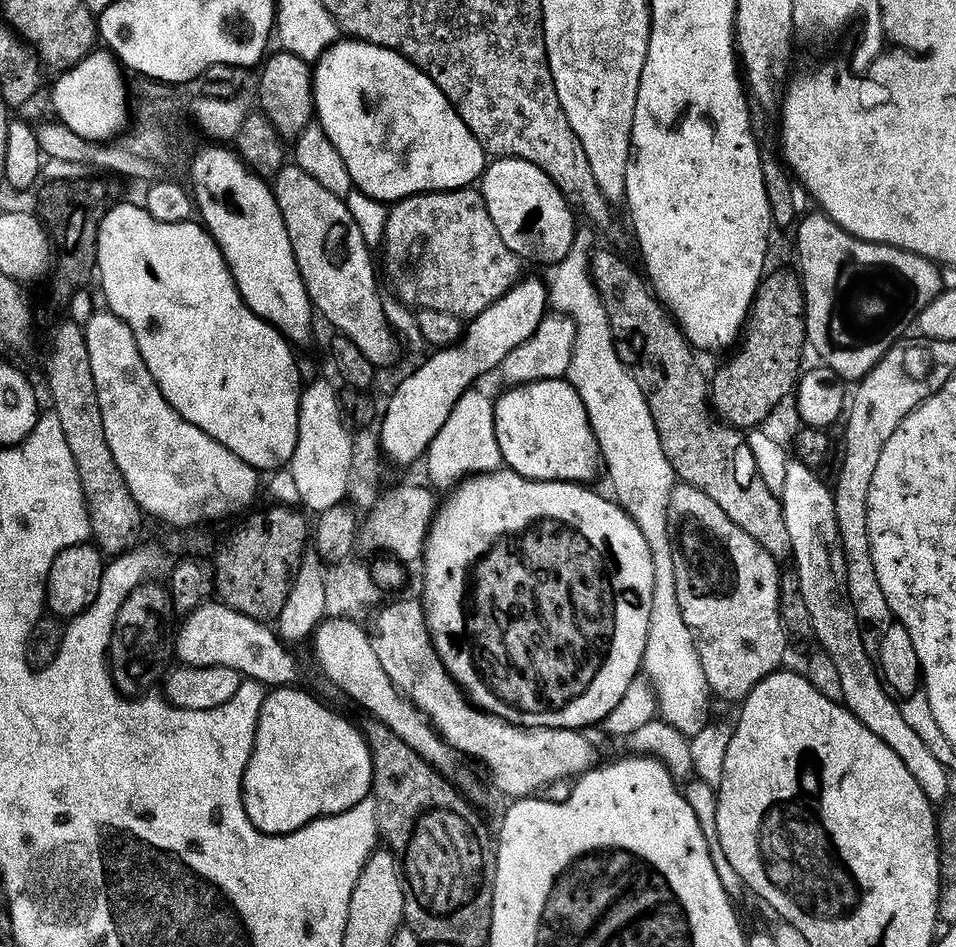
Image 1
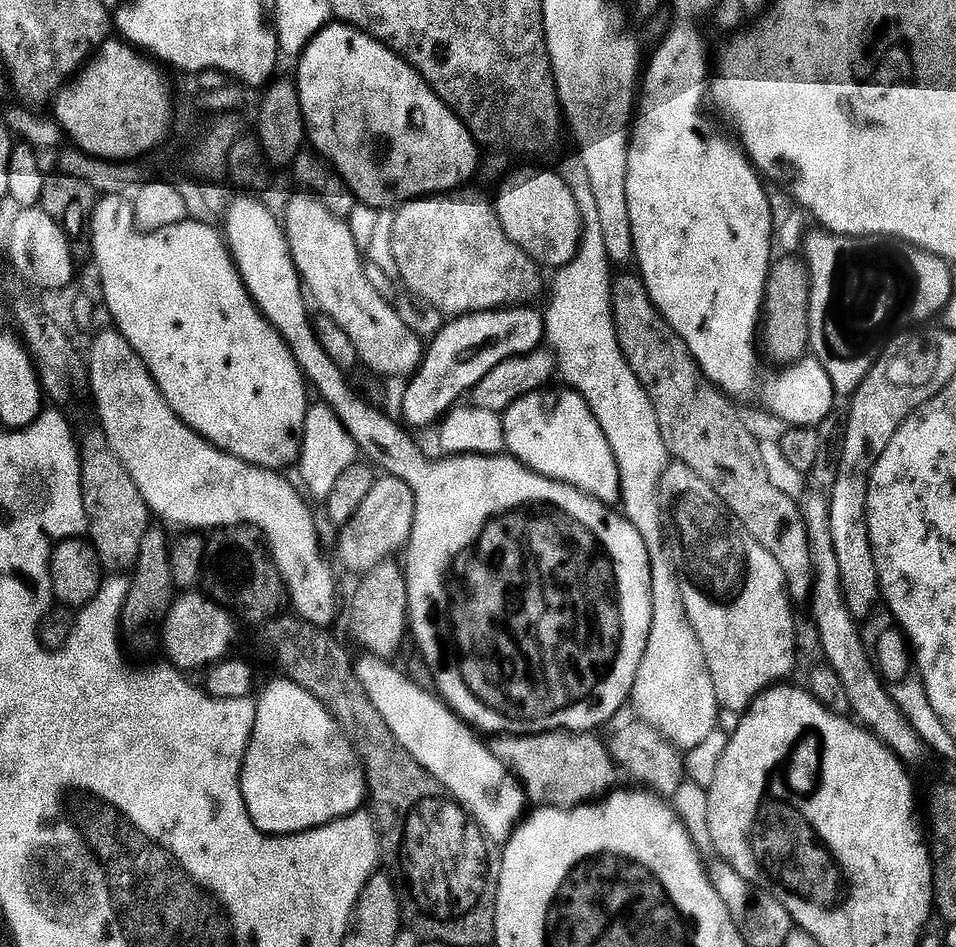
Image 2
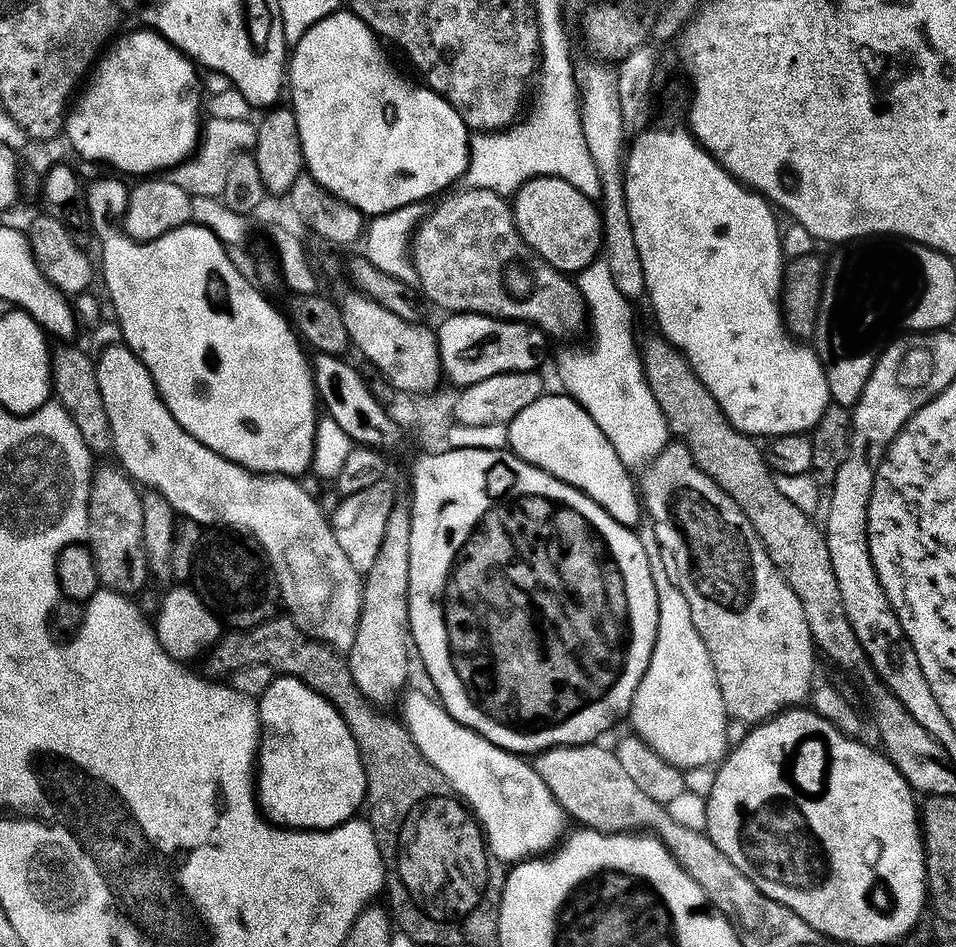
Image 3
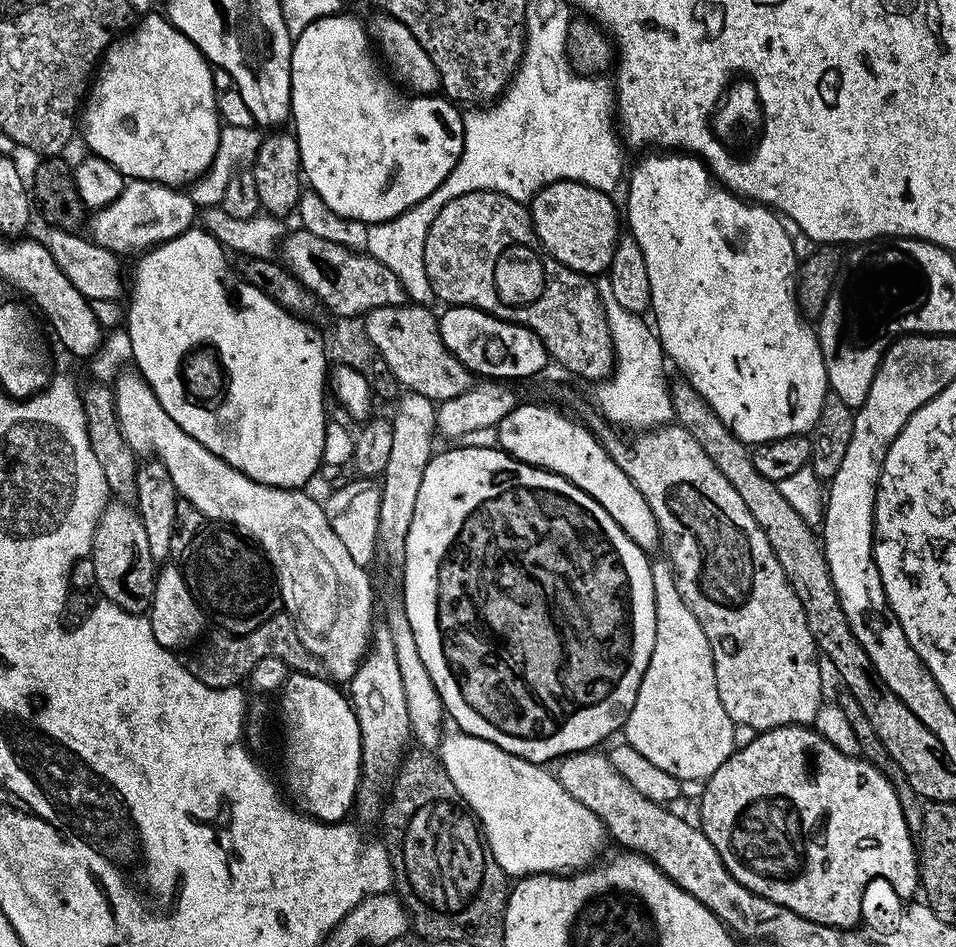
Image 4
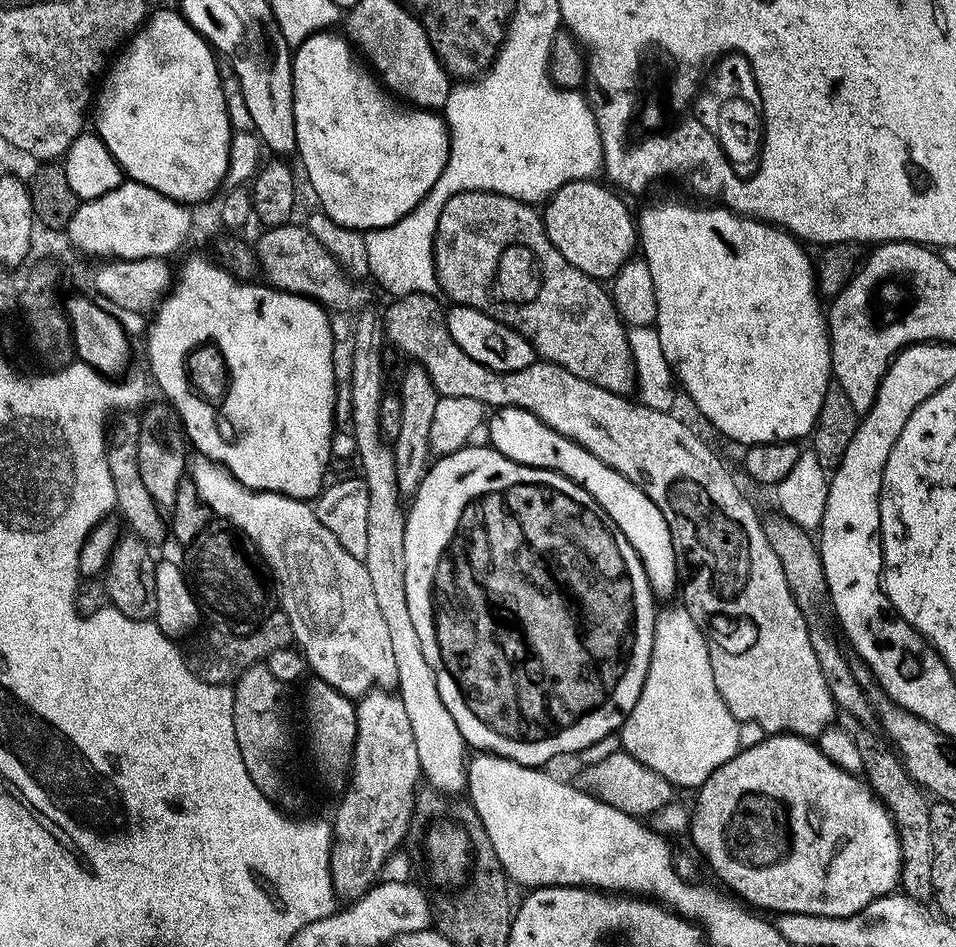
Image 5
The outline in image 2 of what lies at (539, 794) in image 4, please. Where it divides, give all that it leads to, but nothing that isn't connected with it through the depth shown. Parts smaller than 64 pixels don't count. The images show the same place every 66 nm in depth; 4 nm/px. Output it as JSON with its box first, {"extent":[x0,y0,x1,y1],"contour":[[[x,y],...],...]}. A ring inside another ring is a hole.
{"extent":[354,654,526,841],"contour":[[[364,654],[361,657],[361,660],[357,659],[354,664],[356,677],[362,690],[366,690],[370,702],[374,702],[374,706],[377,707],[378,714],[382,714],[382,718],[386,718],[386,726],[390,726],[390,734],[394,734],[394,738],[398,738],[398,742],[414,758],[414,762],[418,762],[418,766],[425,768],[431,776],[438,778],[438,782],[442,782],[452,791],[452,797],[468,809],[472,819],[480,825],[480,831],[486,835],[489,841],[507,841],[513,828],[520,823],[526,812],[526,807],[524,808],[526,793],[523,784],[492,753],[491,747],[487,743],[483,744],[479,740],[481,737],[465,724],[435,691],[427,692],[422,685],[415,684],[406,673],[399,672],[392,665],[394,663],[387,659],[380,659],[371,654]]]}

